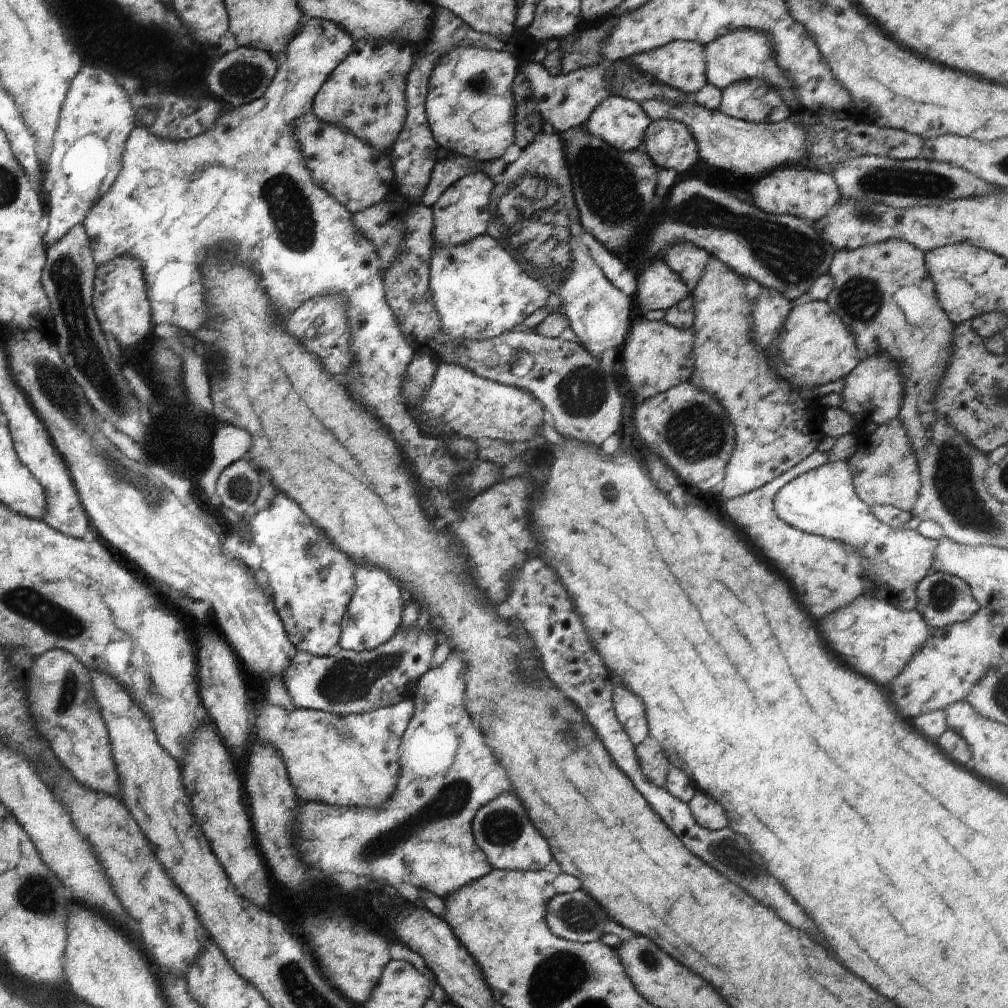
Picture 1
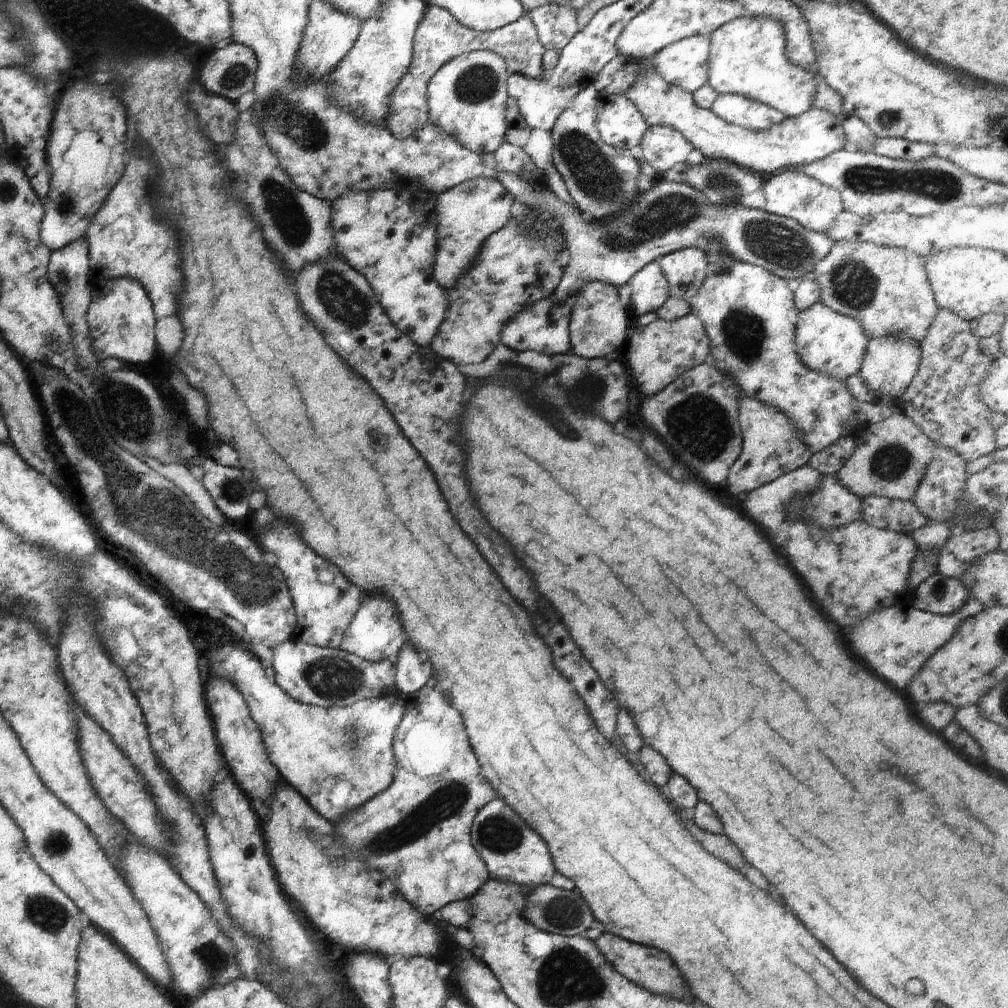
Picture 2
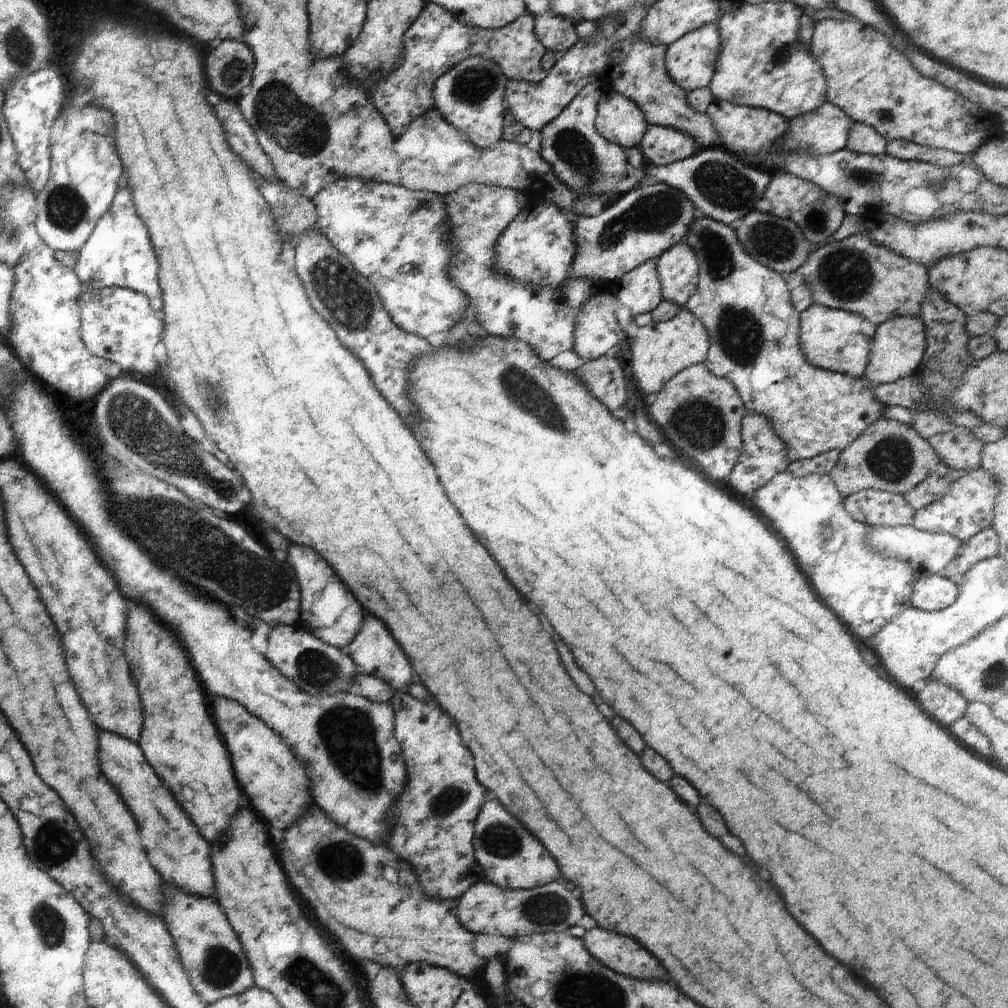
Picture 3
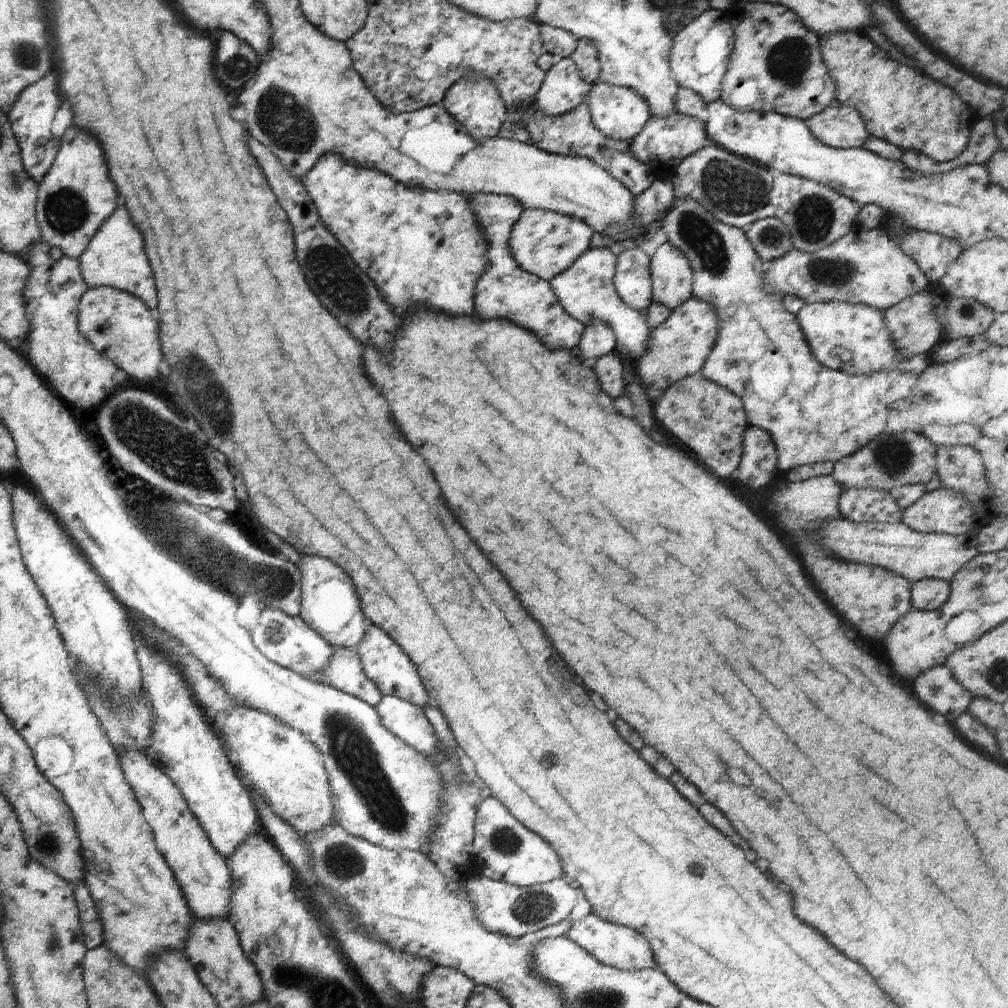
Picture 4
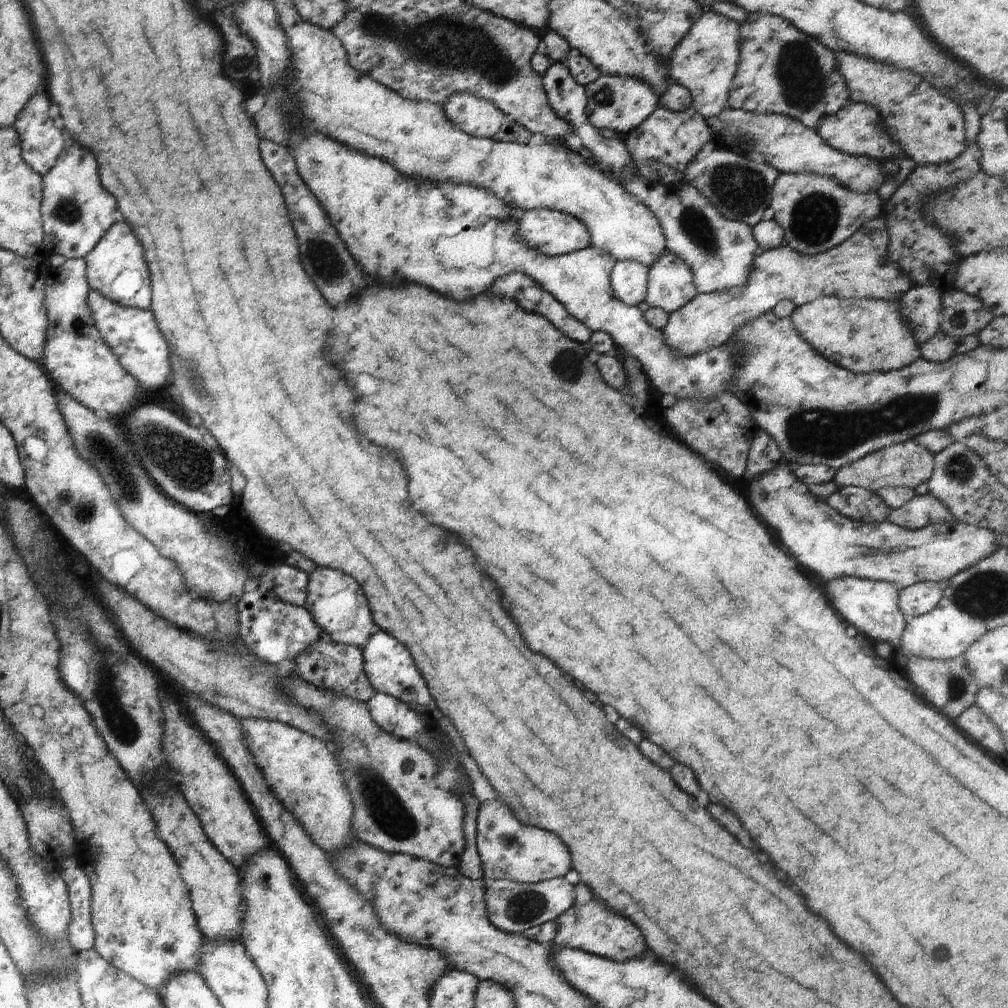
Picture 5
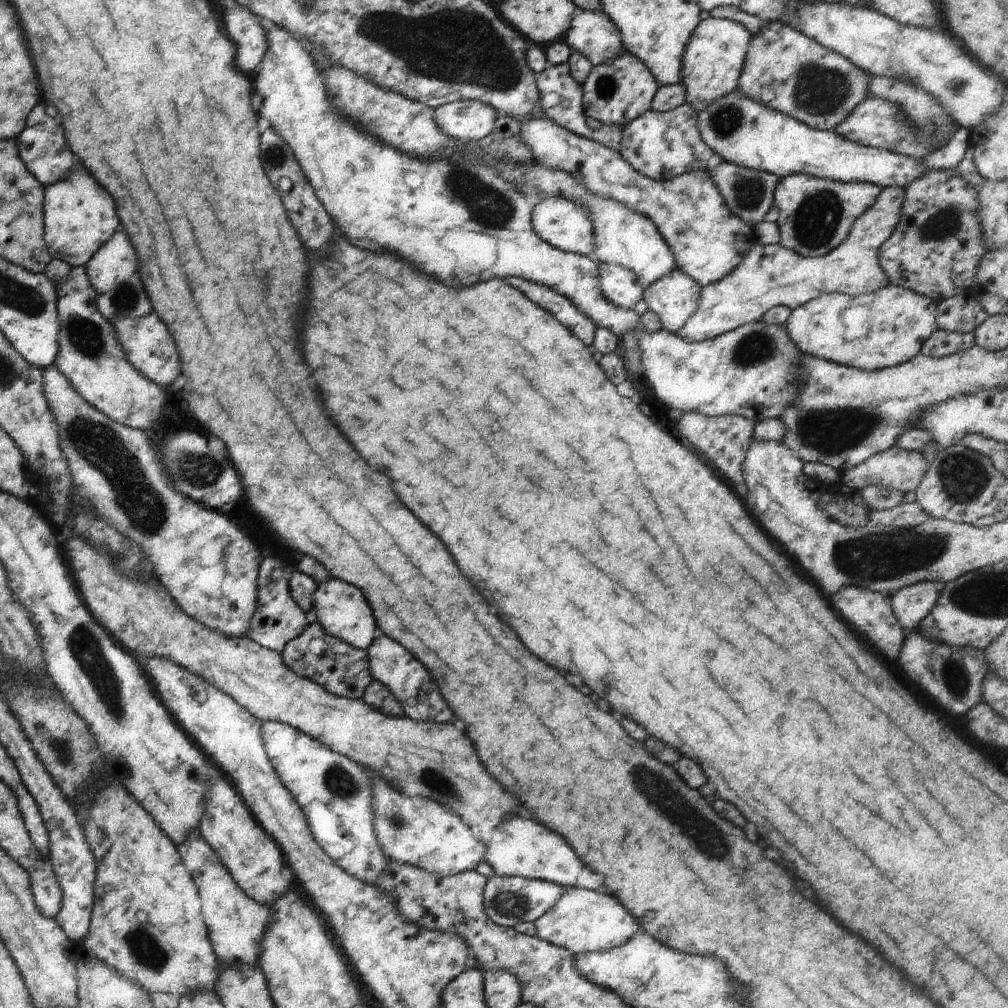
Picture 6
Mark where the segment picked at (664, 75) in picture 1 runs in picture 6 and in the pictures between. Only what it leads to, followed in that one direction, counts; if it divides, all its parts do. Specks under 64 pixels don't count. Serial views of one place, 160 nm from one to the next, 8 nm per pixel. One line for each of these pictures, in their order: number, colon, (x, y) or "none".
2: (683, 63)
3: (689, 61)
4: (697, 59)
5: (704, 60)
6: (711, 64)

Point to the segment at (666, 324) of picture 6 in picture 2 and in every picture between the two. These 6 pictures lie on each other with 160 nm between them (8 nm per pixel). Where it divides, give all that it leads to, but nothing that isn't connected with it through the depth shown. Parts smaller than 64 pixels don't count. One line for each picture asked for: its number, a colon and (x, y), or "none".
2: (684, 269)
3: (677, 268)
4: (671, 276)
5: (669, 285)

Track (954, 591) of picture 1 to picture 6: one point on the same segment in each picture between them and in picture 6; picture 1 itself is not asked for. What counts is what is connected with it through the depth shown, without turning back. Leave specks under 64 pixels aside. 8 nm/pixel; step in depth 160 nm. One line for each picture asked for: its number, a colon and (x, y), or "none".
2: (941, 595)
3: (932, 592)
4: (928, 594)
5: (919, 598)
6: (909, 605)

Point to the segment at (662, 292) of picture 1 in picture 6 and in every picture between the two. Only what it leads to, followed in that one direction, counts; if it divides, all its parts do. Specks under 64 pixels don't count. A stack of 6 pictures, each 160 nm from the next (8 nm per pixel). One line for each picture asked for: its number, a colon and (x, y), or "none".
2: (648, 289)
3: (638, 290)
4: (632, 282)
5: (627, 279)
6: (619, 287)

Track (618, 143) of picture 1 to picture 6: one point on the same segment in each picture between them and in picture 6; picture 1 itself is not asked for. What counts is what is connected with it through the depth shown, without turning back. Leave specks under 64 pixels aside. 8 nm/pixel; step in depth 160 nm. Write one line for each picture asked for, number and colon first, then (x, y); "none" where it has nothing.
2: (619, 124)
3: (618, 119)
4: (619, 113)
5: (618, 103)
6: (616, 91)

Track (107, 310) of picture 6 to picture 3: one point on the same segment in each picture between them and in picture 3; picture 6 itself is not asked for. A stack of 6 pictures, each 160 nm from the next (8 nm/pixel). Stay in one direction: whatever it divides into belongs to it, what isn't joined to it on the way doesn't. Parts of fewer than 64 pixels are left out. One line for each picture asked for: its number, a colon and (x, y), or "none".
3: (117, 253)
4: (114, 257)
5: (114, 268)

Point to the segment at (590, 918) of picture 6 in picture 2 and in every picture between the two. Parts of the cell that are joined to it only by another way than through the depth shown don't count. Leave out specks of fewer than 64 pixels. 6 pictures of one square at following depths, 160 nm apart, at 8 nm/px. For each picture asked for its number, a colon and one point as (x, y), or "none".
2: (648, 968)
3: (622, 955)
4: (622, 948)
5: (592, 928)

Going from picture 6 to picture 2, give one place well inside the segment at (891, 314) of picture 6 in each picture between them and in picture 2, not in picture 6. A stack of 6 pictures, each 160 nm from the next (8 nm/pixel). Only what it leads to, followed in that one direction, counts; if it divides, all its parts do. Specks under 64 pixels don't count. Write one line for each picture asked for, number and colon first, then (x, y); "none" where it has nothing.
2: (827, 342)
3: (831, 339)
4: (859, 329)
5: (869, 335)

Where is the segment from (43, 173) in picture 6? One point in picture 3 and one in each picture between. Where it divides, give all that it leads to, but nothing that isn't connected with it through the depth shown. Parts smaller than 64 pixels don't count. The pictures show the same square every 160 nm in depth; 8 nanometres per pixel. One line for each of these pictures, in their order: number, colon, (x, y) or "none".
3: (31, 102)
4: (30, 114)
5: (40, 142)

